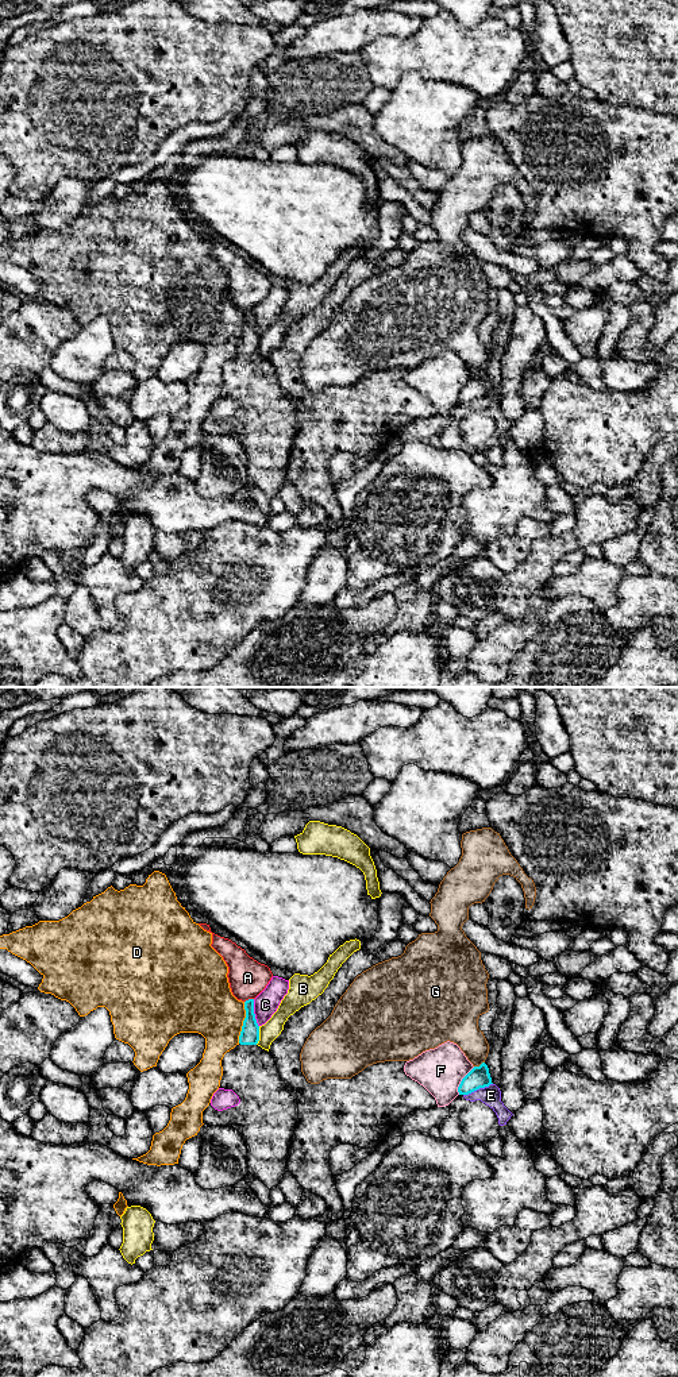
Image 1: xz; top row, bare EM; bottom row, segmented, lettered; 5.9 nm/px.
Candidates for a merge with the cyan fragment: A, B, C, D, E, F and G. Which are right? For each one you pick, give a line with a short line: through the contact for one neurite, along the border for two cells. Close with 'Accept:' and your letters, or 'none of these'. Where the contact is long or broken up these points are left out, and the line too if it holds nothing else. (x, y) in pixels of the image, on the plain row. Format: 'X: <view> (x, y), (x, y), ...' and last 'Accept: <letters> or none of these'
Accept: none of these

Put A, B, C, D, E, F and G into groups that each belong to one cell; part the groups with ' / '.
A / B / C / D / E / F / G

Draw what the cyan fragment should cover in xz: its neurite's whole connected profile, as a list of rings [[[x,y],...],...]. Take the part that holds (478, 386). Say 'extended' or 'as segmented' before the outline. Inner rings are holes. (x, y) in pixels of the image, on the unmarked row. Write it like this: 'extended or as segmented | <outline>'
as segmented | [[[485,371],[479,375],[474,375],[461,390],[458,396],[459,404],[469,404],[479,397],[489,396],[492,392],[492,386],[489,382],[489,377]]]

